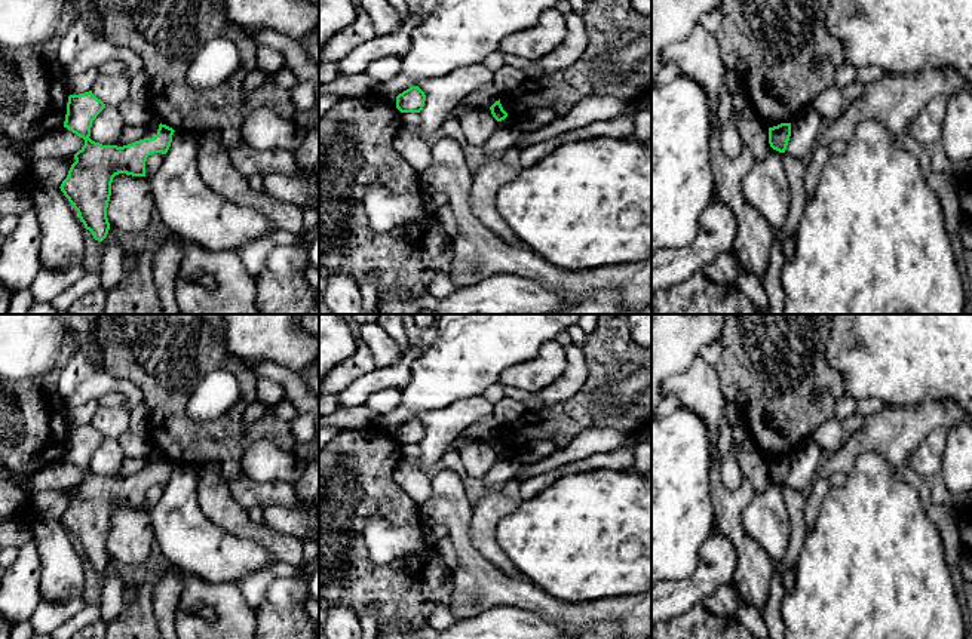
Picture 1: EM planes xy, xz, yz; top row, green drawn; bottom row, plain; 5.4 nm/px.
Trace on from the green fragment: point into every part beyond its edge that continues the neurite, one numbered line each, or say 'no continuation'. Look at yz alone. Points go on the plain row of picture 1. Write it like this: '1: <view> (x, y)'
no continuation

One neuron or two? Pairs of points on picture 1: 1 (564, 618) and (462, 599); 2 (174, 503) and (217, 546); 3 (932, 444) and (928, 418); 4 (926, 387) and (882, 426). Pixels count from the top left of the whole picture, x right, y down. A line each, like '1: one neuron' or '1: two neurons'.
1: one neuron
2: one neuron
3: two neurons
4: two neurons

